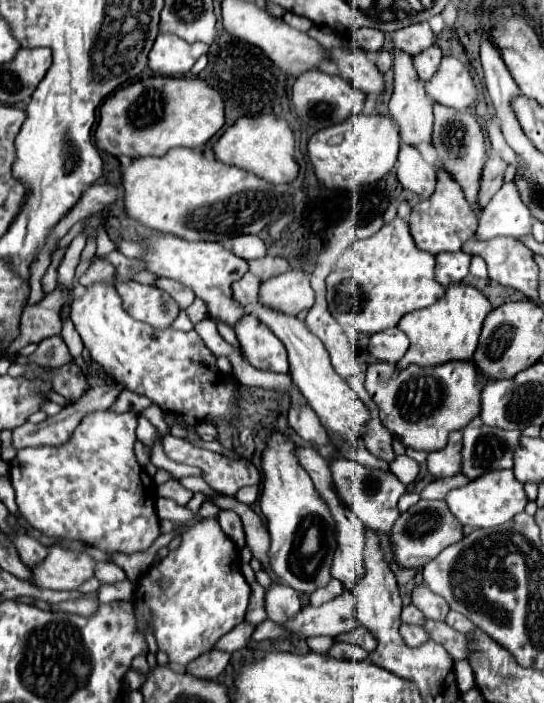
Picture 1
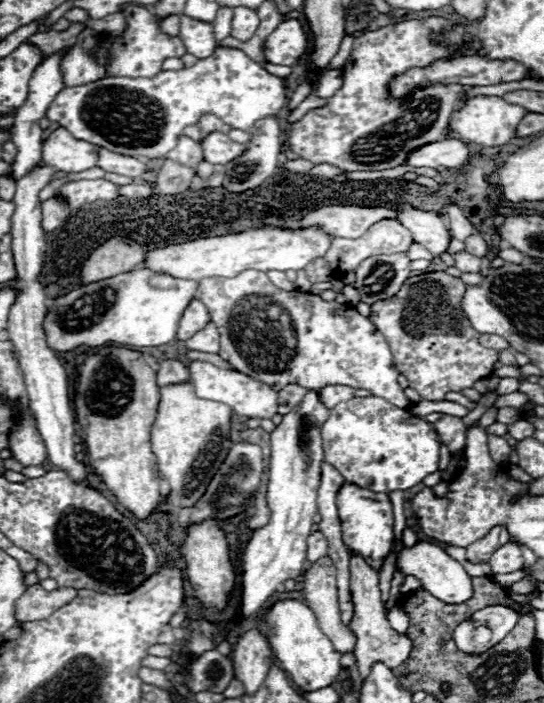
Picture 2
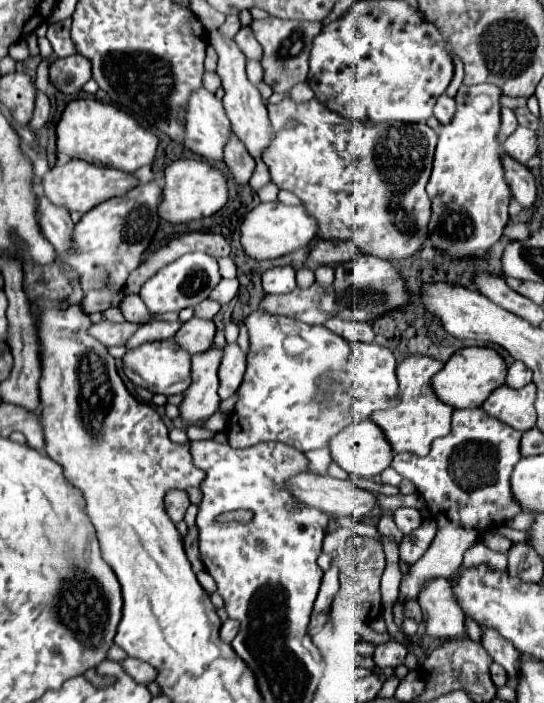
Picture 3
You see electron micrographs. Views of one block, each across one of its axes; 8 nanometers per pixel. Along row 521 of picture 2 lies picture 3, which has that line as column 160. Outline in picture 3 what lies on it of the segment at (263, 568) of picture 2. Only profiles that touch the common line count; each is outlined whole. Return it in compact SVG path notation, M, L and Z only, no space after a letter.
M190 252L184 254L182 258L174 260L172 264L166 264L160 268L148 282L144 282L140 290L140 298L148 306L152 314L162 314L162 312L180 312L184 308L196 306L202 300L206 300L212 292L212 288L220 282L220 272L218 272L218 262L204 254L204 252Z

